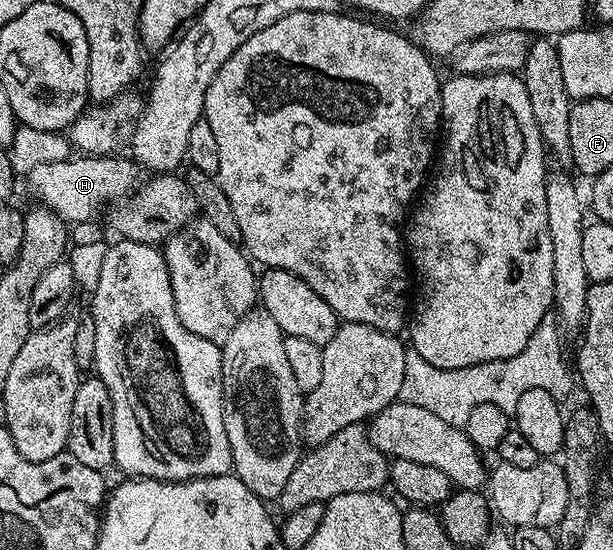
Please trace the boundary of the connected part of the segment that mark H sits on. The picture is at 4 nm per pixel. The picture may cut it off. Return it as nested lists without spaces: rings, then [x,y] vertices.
[[[116,154],[111,155],[86,155],[84,157],[71,157],[67,161],[54,161],[51,165],[39,165],[31,169],[27,177],[29,191],[34,195],[40,206],[54,211],[66,224],[82,223],[88,219],[97,219],[98,216],[110,205],[122,200],[127,195],[133,194],[138,186],[137,171],[139,167],[132,158],[117,159]]]

